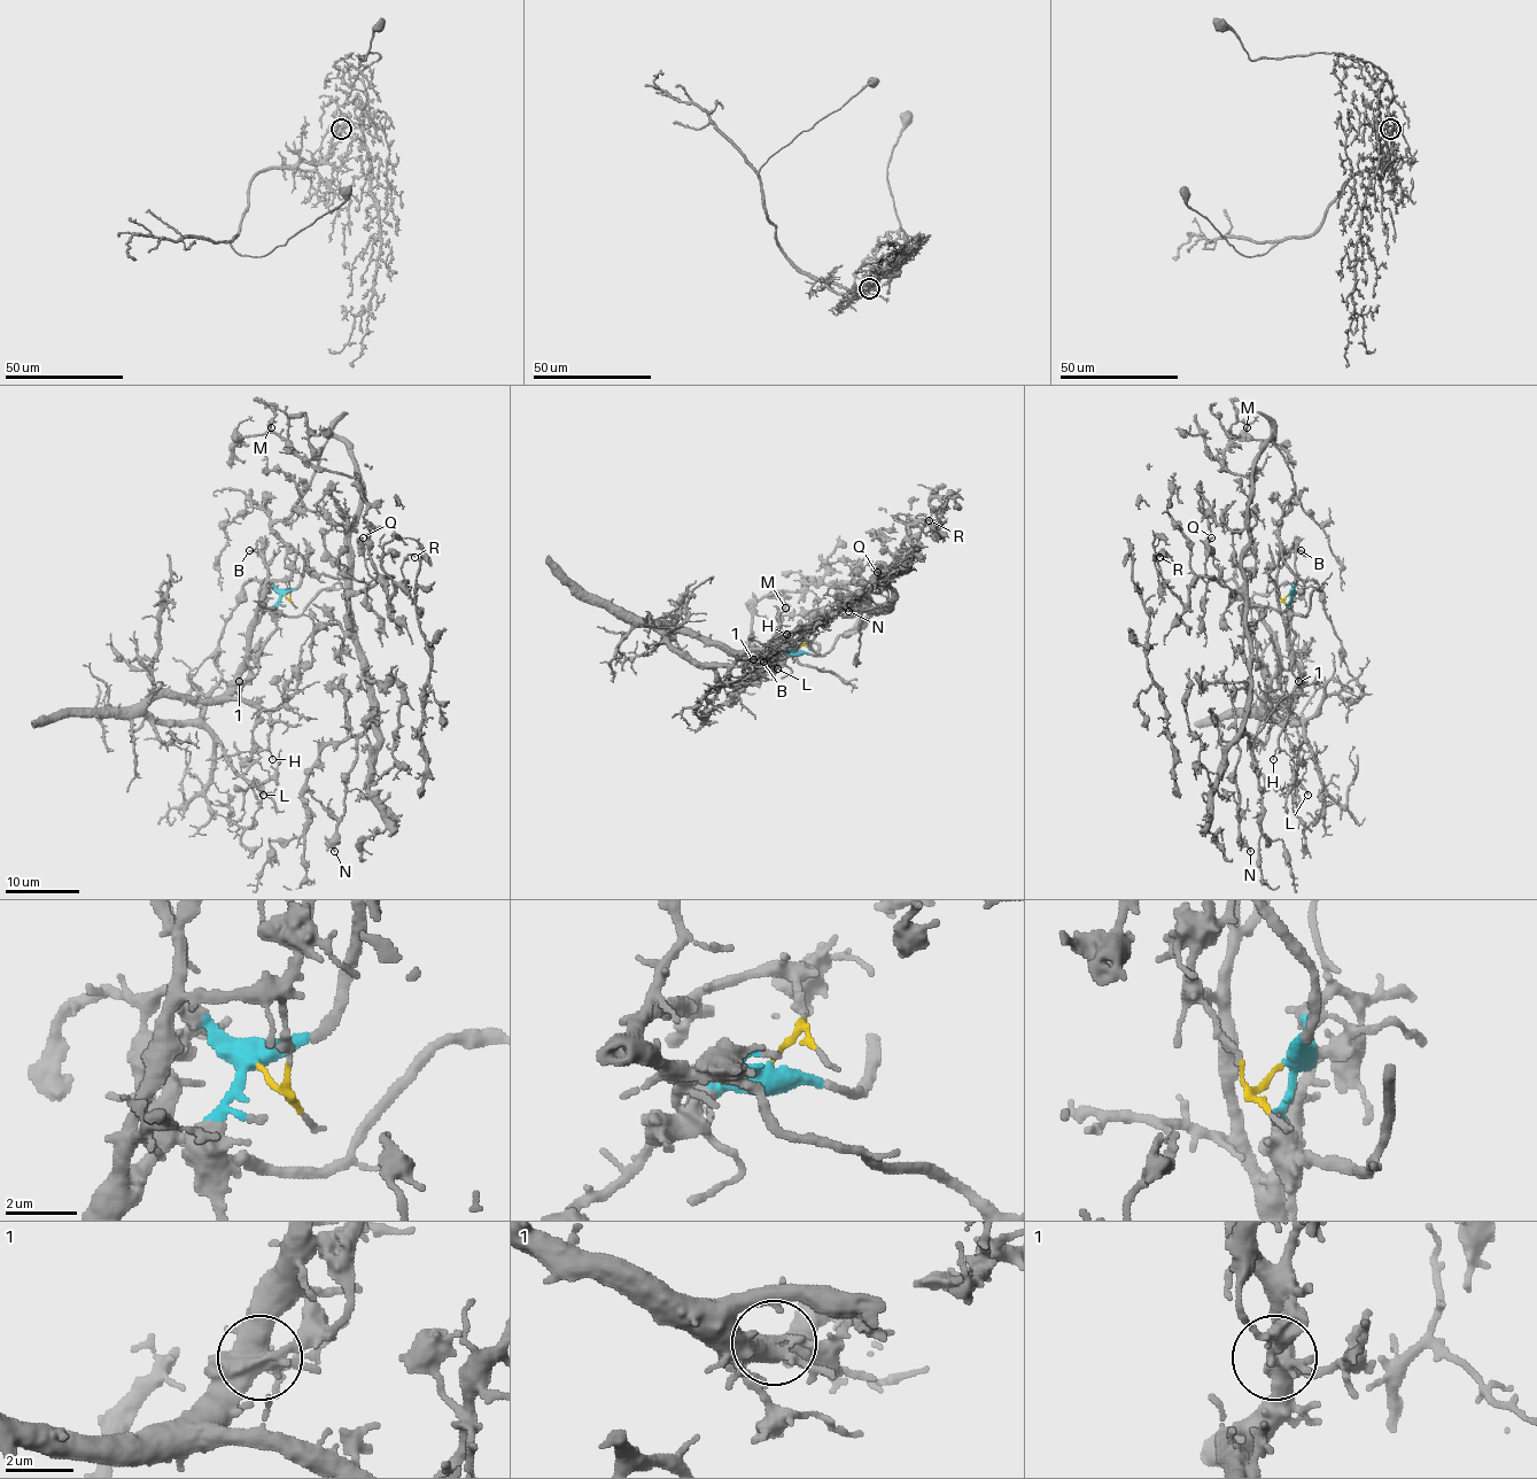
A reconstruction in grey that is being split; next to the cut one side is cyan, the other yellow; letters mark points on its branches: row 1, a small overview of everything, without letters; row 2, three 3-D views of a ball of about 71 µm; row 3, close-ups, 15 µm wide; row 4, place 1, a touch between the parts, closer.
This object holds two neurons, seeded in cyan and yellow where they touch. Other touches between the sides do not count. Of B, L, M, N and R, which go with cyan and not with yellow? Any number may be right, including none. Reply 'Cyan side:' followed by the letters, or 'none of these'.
Cyan side: M, N, R

